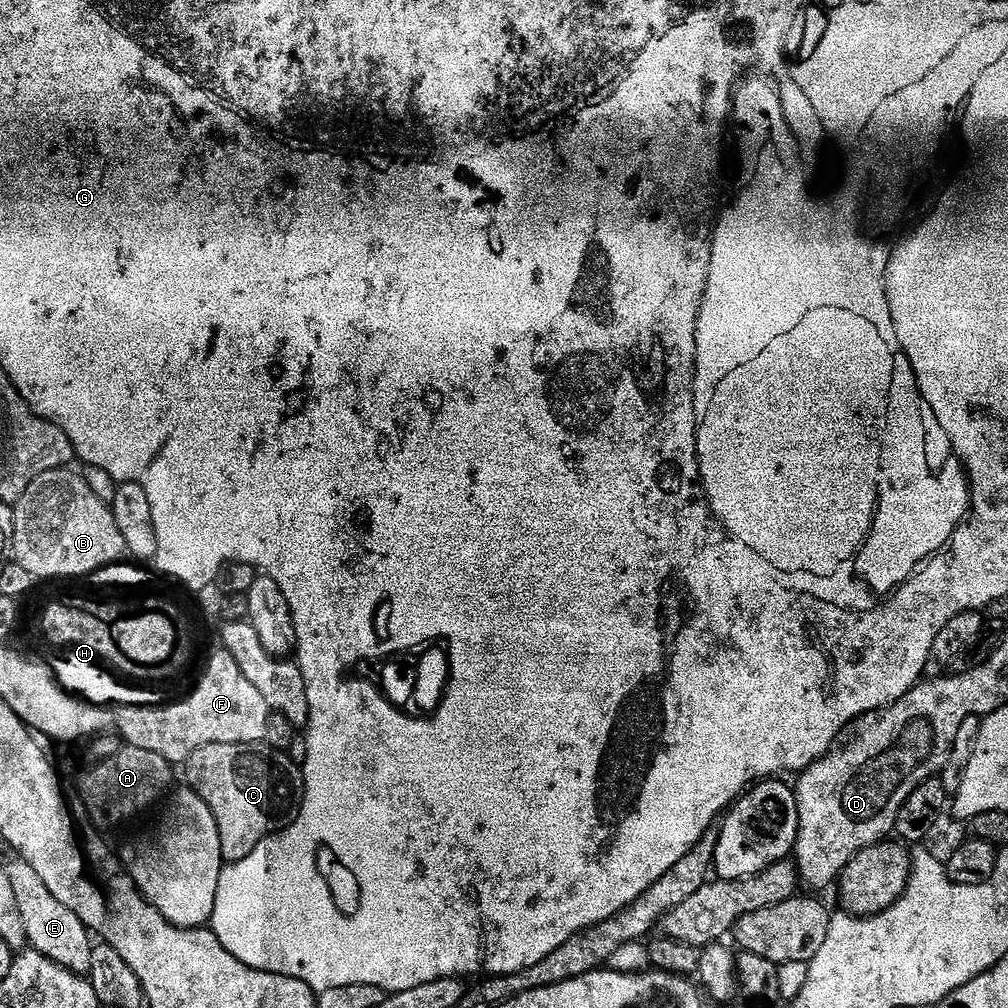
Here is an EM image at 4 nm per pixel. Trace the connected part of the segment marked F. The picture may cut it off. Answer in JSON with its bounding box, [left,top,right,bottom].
[121,650,268,766]

